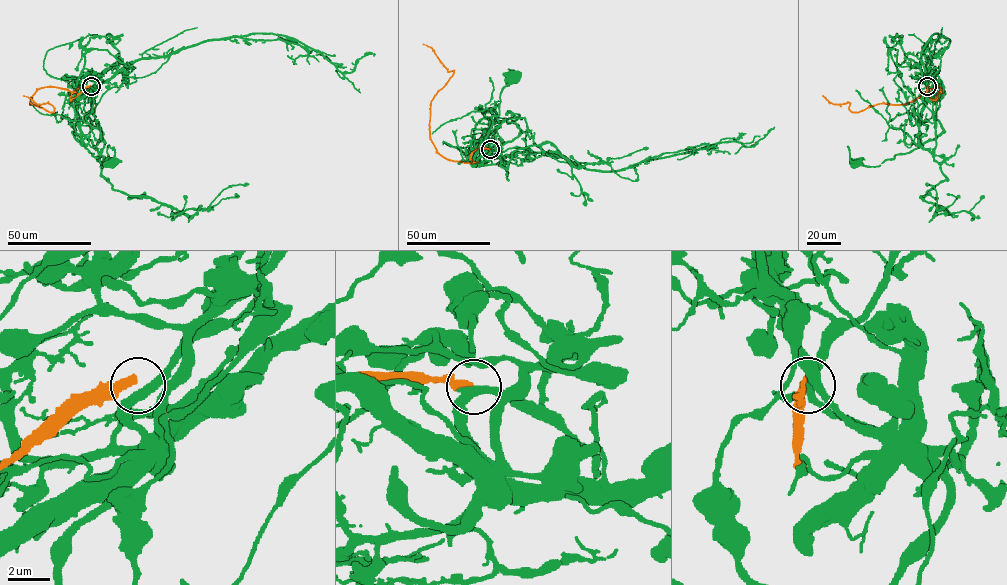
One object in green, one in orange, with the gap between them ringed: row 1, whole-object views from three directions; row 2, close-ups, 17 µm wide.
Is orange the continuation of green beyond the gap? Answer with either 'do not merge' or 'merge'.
do not merge

